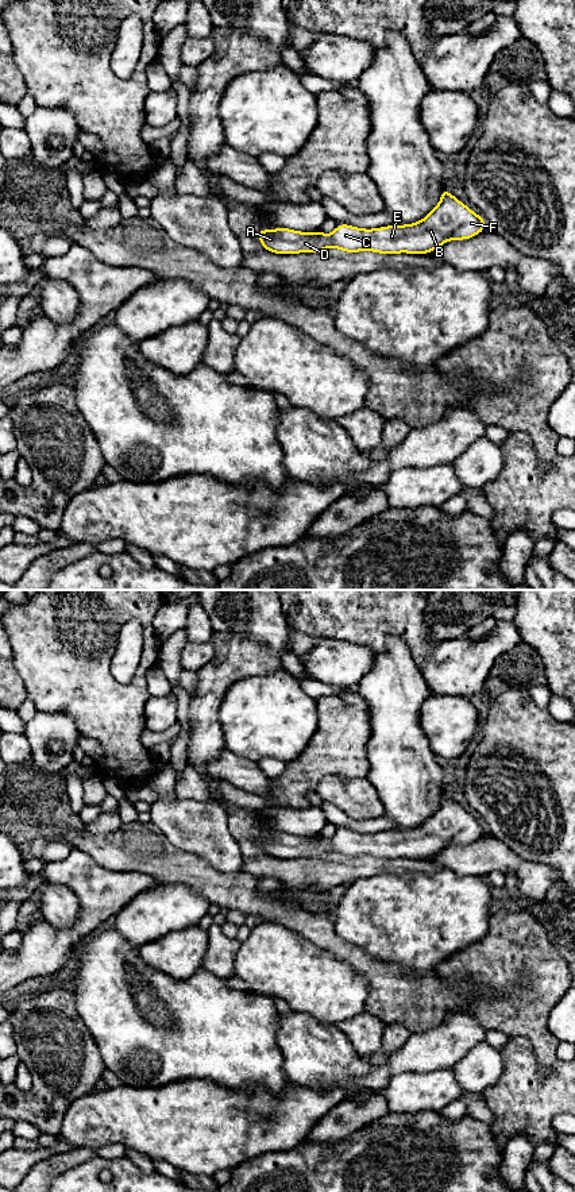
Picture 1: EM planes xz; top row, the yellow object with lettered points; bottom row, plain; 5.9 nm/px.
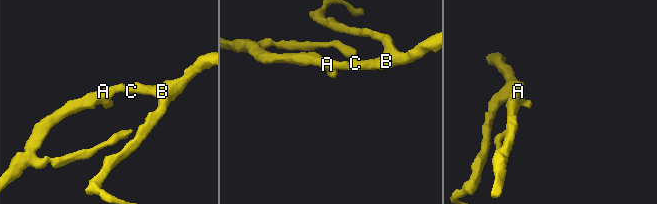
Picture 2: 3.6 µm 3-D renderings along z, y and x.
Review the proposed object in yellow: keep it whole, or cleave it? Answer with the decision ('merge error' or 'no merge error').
no merge error

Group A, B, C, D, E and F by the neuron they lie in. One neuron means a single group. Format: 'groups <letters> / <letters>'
groups A B C D E F

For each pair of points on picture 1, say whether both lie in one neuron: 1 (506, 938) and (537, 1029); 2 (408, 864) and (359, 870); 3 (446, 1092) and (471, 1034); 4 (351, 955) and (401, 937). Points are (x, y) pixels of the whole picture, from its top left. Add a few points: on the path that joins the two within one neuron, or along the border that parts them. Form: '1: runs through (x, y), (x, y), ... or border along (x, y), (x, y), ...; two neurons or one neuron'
1: runs through (506, 961), (506, 972), (524, 1006); one neuron
2: runs through (396, 865), (371, 865); one neuron
3: border along (450, 1068), (419, 1073); two neurons
4: border along (336, 933), (370, 956), (393, 963); two neurons

